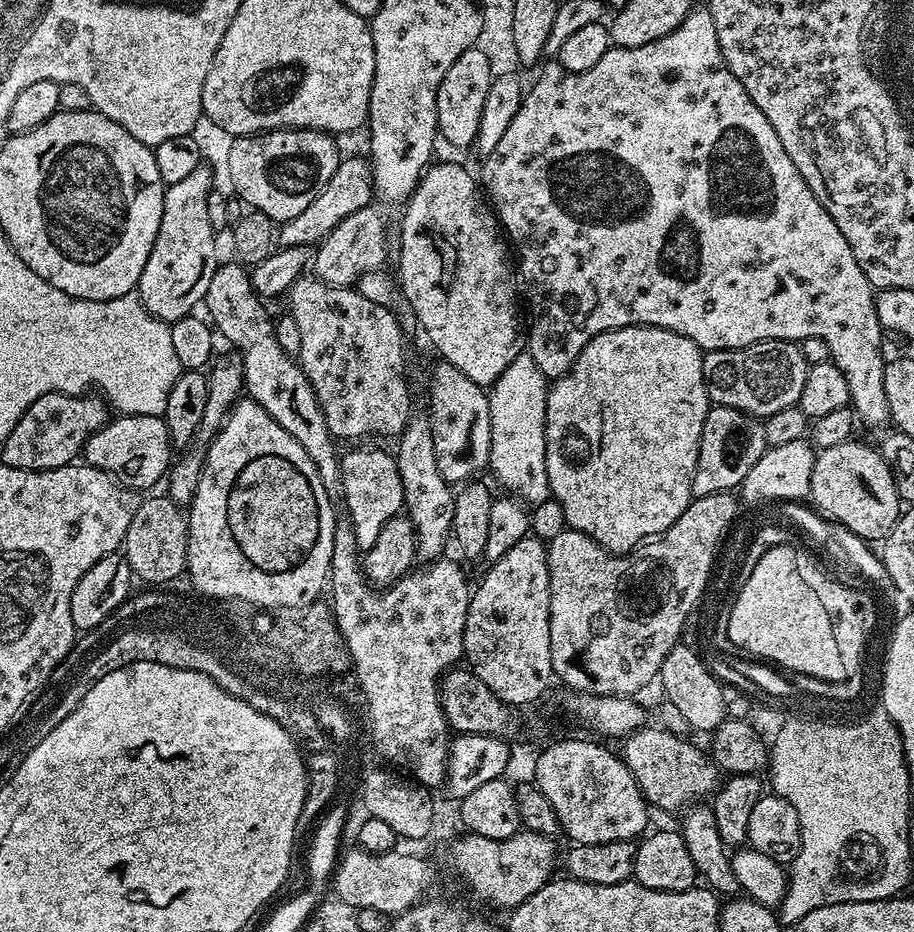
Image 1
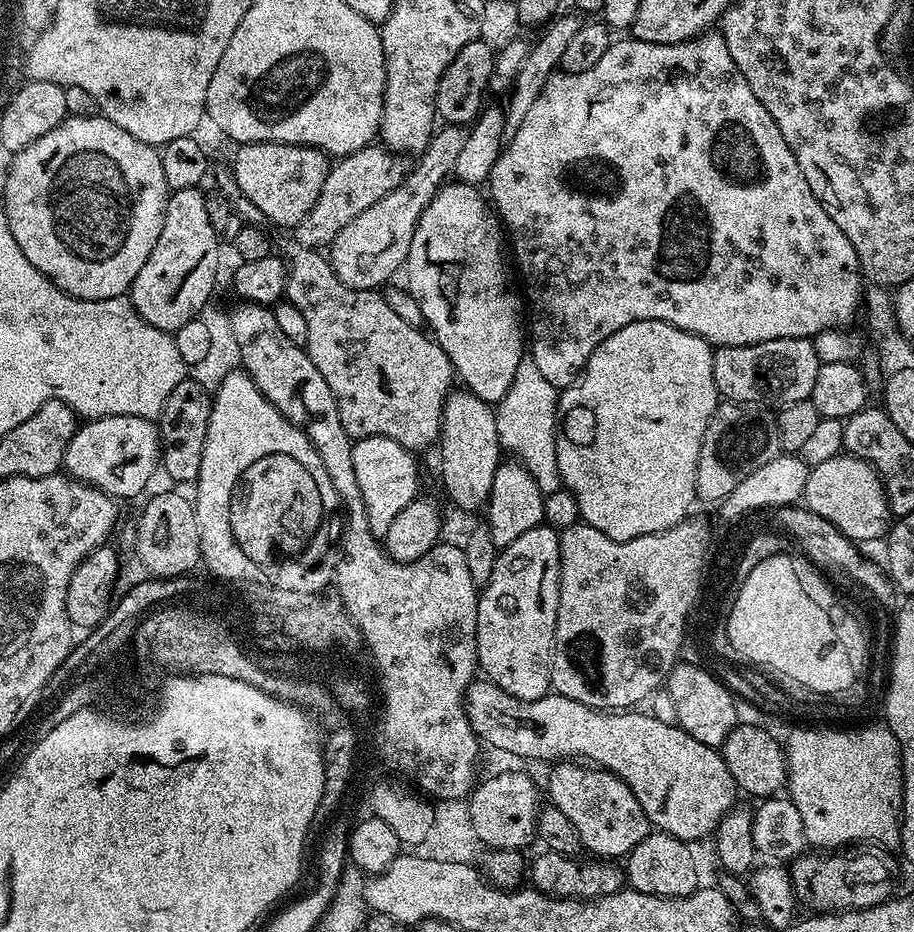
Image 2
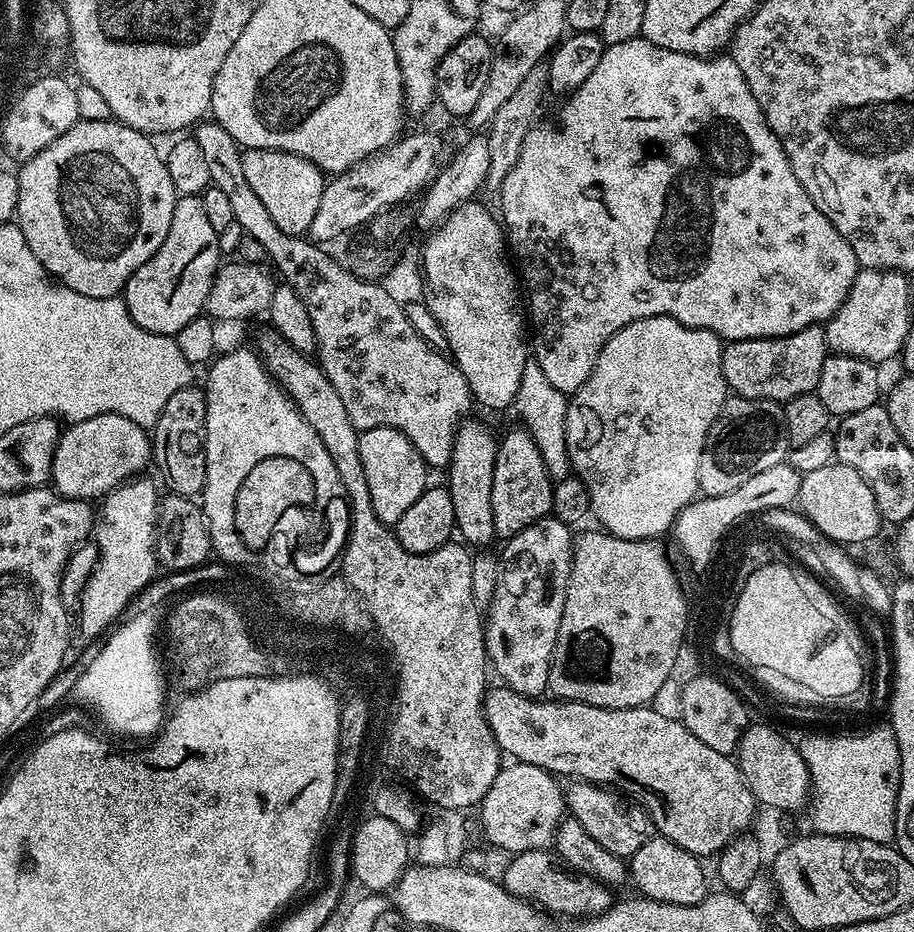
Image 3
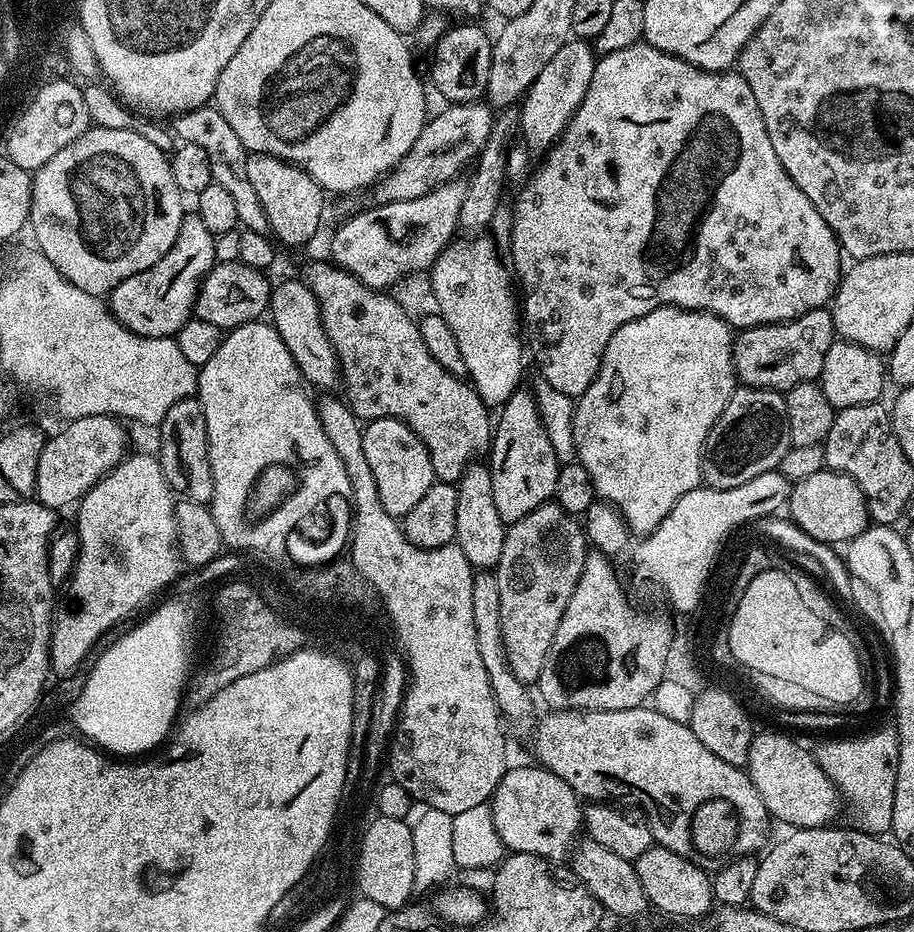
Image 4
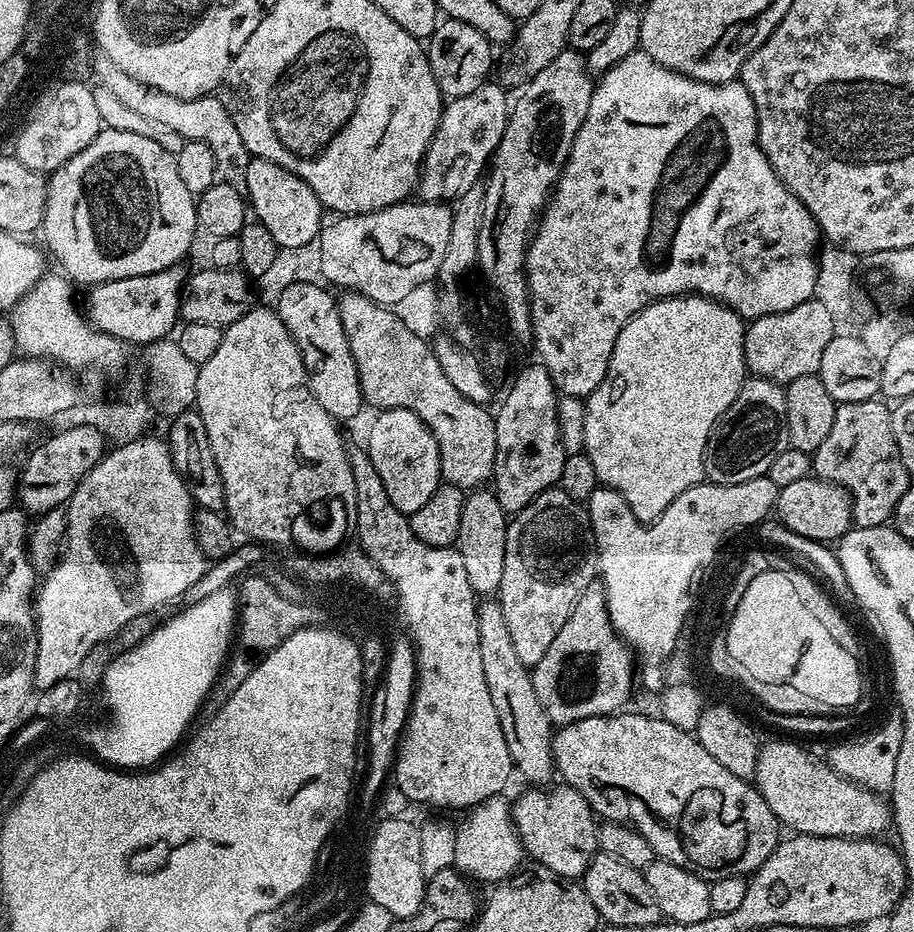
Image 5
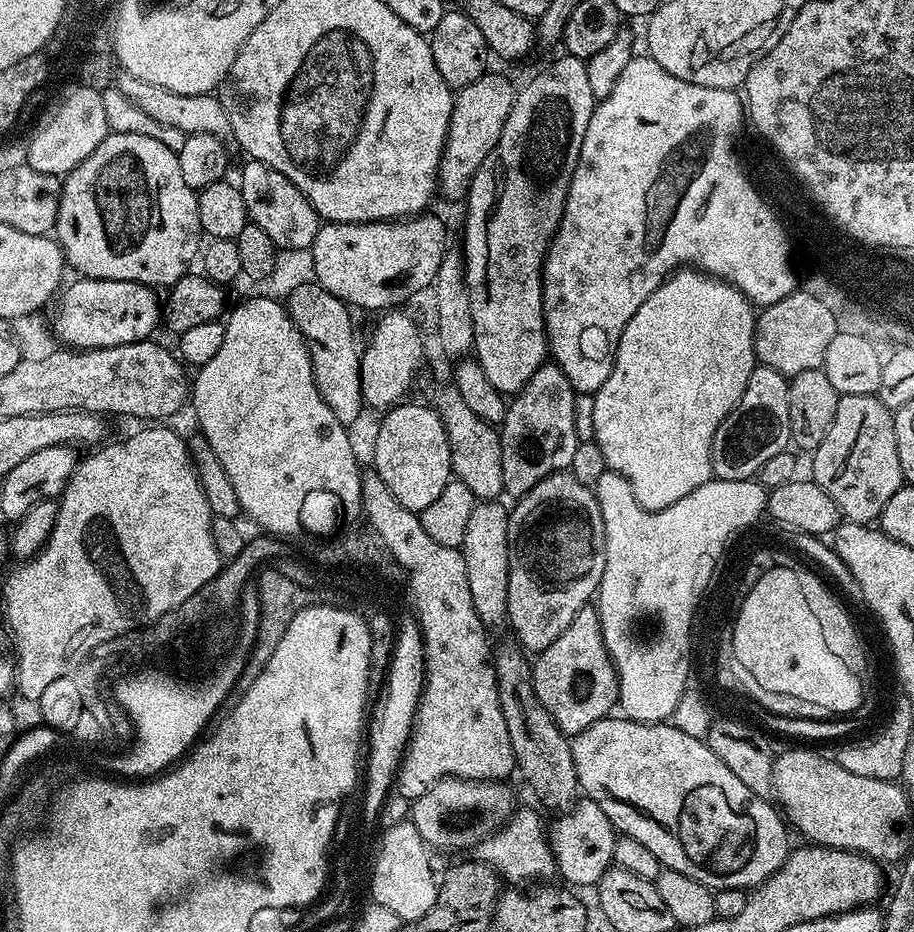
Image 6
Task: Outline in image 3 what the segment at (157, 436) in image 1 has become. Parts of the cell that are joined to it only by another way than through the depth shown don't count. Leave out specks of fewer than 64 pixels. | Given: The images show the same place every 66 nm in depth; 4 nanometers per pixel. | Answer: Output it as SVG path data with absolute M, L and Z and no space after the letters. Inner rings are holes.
M98 414L77 424L69 423L61 431L50 484L59 496L92 502L95 496L103 498L118 485L139 477L152 459L152 441L146 429L130 422L130 418L122 418L122 414Z

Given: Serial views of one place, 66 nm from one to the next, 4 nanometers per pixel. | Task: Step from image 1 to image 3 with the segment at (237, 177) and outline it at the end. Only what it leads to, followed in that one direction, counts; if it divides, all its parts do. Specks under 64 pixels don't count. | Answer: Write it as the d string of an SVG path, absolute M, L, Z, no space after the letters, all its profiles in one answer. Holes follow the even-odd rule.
M250 148L244 152L242 171L246 174L246 182L250 182L250 190L258 194L258 199L262 206L266 206L270 218L274 218L278 230L291 236L304 236L310 222L314 222L318 202L322 202L326 176L320 167L293 152Z

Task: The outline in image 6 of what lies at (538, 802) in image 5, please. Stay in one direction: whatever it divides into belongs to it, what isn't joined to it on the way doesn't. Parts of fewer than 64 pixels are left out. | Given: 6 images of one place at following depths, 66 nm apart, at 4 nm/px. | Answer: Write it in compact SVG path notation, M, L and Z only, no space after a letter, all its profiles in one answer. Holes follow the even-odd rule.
M587 798L577 799L571 808L557 816L560 817L550 824L547 833L559 875L564 875L563 883L576 890L599 884L602 874L614 864L612 855L618 833L610 818L606 818L606 813L602 806L598 806L598 802Z

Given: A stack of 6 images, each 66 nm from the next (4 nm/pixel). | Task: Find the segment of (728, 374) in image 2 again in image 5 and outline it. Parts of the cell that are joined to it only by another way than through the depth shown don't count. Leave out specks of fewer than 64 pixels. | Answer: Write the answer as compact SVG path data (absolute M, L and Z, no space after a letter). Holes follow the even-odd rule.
M815 298L782 314L766 314L745 327L745 369L752 376L761 376L781 386L794 382L794 378L817 375L822 366L822 353L835 335L837 332L829 311Z

